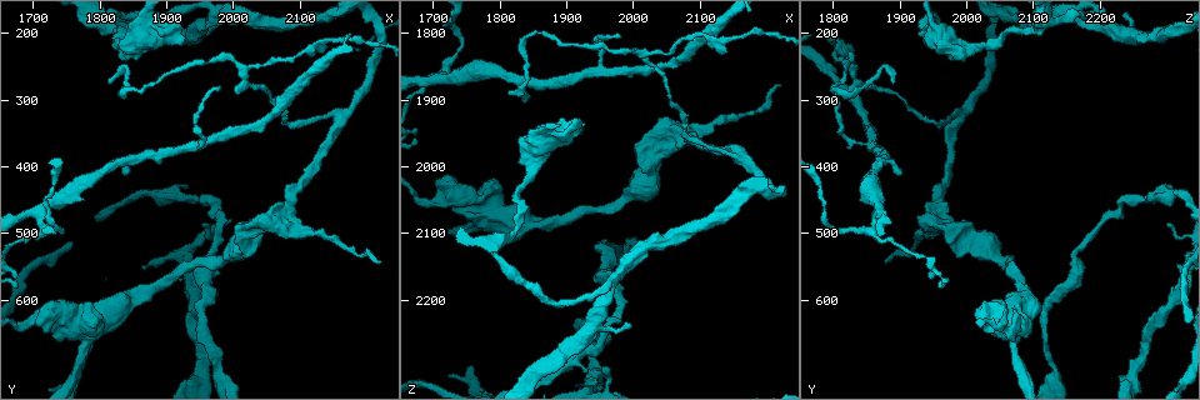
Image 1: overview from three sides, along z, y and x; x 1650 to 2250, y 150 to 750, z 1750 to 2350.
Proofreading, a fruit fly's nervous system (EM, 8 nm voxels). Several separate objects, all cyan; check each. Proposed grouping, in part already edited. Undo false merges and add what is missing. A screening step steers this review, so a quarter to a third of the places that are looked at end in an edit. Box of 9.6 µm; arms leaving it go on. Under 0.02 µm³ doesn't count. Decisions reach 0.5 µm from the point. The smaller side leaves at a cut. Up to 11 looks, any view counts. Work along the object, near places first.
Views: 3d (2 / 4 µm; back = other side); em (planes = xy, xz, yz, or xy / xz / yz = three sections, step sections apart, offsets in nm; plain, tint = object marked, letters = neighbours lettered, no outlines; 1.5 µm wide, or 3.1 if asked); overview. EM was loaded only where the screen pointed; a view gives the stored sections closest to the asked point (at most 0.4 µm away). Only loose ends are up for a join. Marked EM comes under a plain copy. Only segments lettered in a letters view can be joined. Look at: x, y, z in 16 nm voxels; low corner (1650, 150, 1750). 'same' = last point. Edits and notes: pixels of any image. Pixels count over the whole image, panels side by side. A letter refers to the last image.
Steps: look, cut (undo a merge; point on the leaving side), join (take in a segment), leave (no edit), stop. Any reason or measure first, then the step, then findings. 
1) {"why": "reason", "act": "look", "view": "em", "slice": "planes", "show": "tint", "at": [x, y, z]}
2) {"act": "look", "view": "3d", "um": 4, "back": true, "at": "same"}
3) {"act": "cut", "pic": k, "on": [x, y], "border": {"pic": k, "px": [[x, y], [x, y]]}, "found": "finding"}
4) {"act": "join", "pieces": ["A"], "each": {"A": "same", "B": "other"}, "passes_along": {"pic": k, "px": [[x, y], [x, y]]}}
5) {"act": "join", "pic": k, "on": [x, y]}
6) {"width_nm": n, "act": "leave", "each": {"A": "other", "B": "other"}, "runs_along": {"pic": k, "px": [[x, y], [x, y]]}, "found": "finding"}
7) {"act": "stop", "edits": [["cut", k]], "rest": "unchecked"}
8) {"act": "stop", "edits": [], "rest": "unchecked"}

{"why": "thick turns thin", "act": "look", "view": "em", "slice": "planes", "show": "letters", "at": [1950, 705, 2255]}

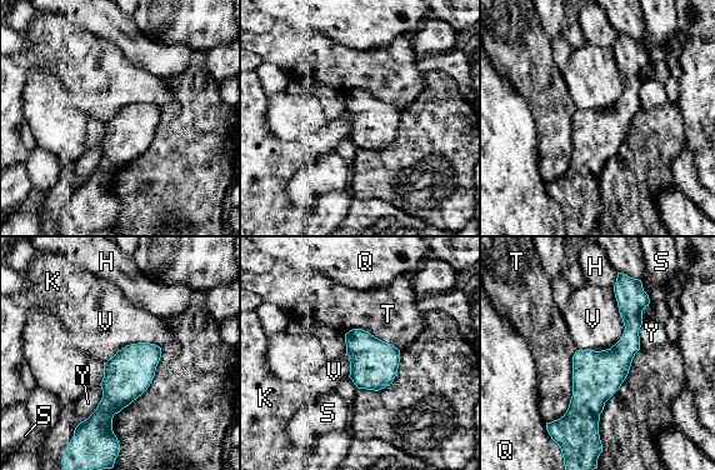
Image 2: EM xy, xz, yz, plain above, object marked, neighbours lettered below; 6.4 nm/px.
{"width_nm": 300, "act": "leave", "each": {"H": "other", "K": "other", "Q": "other", "S": "other", "T": "other", "V": "other", "Y": "other"}, "border": {"pic": 2, "px": [[100, 385], [98, 406], [80, 423]]}, "found": "one neuron here"}

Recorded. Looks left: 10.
{"why": "long arm stops here", "act": "look", "view": "em", "slice": "planes", "show": "letters", "at": [1810, 275, 1890]}

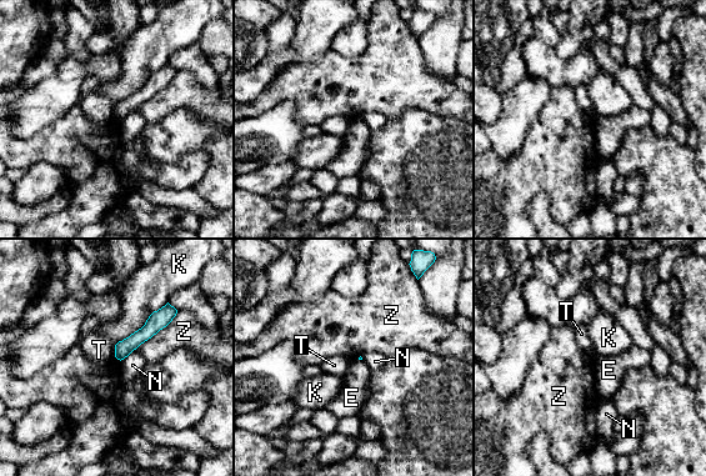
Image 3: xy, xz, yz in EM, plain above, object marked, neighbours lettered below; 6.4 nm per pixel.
{"act": "leave", "each": {"E": "other", "K": "other", "N": "other", "T": "other", "Z": "other"}, "runs_along": {"pic": 3, "px": [[166, 311], [144, 334], [118, 354]]}, "found": "no lettered segment goes on from it"}

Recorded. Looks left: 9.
{"why": "stops while still wide", "act": "look", "view": "em", "slice": "planes", "show": "letters", "at": [1925, 210, 1935]}

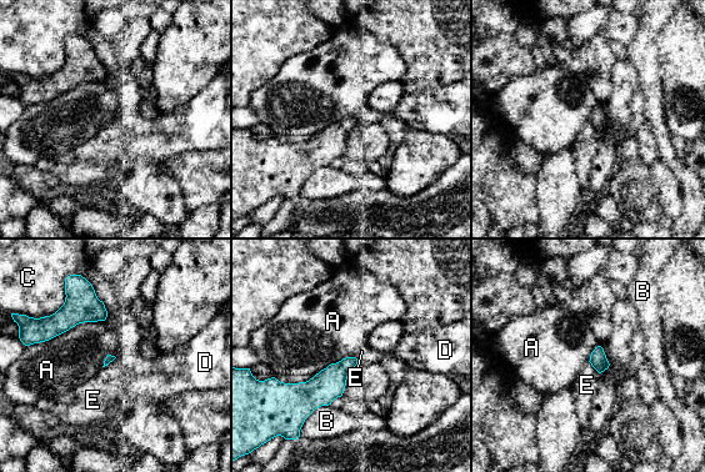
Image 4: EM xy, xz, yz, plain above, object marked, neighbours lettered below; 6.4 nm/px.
{"longest_contact_nm": ["A", 550], "act": "leave", "each": {"A": "other", "B": "other", "C": "other", "D": "other", "E": "other"}, "border": {"pic": 4, "px": [[355, 356], [305, 381], [274, 377]]}, "found": "no lettered segment goes on from it"}

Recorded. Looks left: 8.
{"why": "sharp bend", "act": "look", "view": "em", "slice": "xz", "step": 8, "show": "letters", "at": [2010, 250, 1830]}

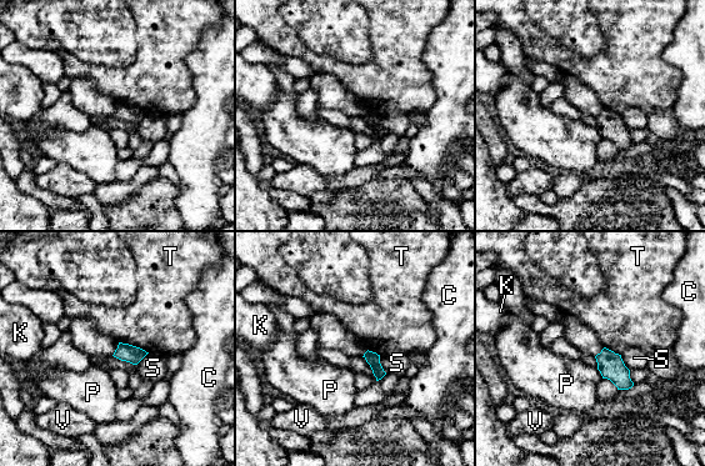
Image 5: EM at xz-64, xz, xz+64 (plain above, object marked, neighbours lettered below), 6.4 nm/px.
{"act": "cut", "pic": 5, "on": [373, 356], "each": {"C": "other", "K": "other", "P": "other", "S": "other", "T": "other", "V": "other"}, "border": {"pic": 5, "px": [[365, 357], [379, 360]]}, "found": "a second neuron is stuck on"}

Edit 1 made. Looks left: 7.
{"why": "looks like a crossing", "act": "look", "view": "em", "slice": "planes", "show": "tint", "at": [1715, 465, 1865]}

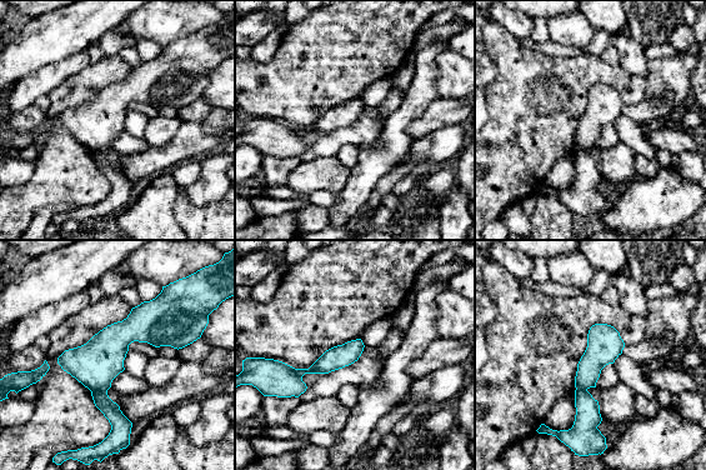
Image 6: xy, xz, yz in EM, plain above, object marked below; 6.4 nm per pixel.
{"why": "what lies round it", "act": "look", "view": "em", "slice": "planes", "show": "letters", "at": "same"}

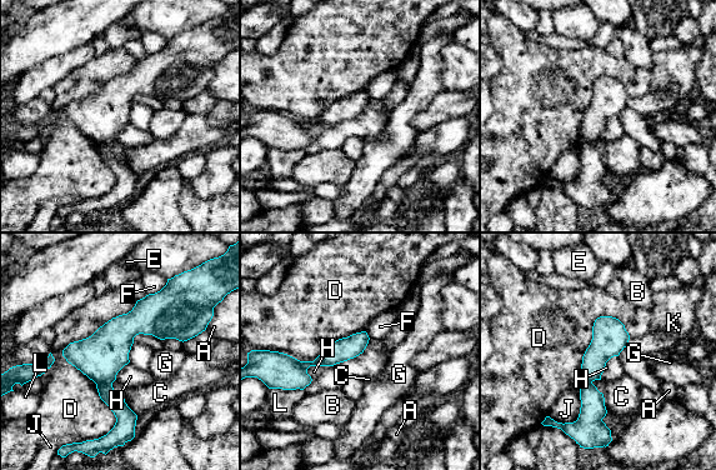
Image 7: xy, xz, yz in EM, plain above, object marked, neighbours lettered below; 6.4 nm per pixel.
{"act": "cut", "pic": 7, "on": [124, 415], "each": {"A": "other", "B": "other", "C": "other", "D": "other", "E": "other", "F": "other", "G": "other", "H": "other", "J": "other", "K": "other", "L": "other"}, "border": {"pic": 7, "px": [[111, 381], [96, 385]]}, "found": "two neurons meet here"}

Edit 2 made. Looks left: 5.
{"act": "stop", "edits": [["cut", 5], ["cut", 7]], "rest": "unchecked"}

